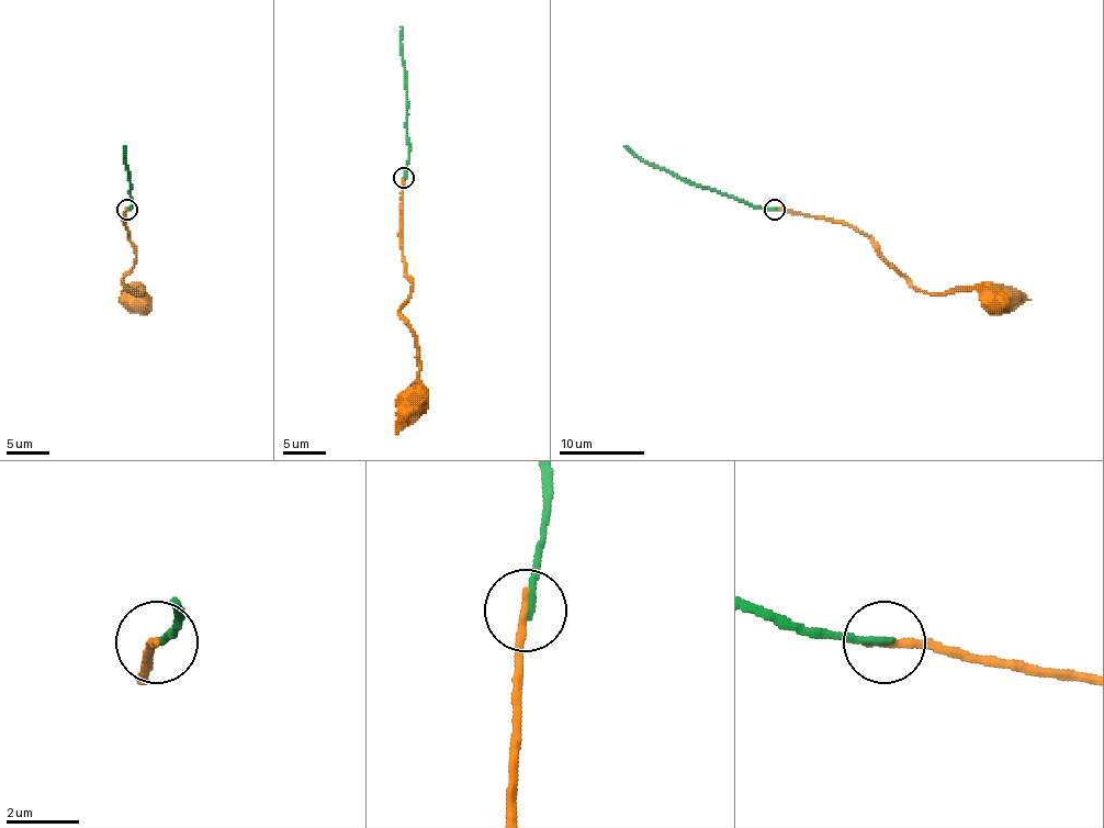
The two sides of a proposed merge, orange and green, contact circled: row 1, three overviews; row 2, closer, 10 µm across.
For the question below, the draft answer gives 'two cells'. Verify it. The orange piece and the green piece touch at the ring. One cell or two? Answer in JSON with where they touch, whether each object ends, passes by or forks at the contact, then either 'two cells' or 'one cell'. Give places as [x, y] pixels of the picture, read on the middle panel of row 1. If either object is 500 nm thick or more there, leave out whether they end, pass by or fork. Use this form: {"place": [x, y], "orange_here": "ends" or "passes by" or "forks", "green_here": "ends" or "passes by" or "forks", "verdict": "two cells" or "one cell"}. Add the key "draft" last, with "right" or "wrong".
{"place": [404, 177], "orange_here": "ends", "green_here": "ends", "verdict": "two cells", "draft": "right"}

